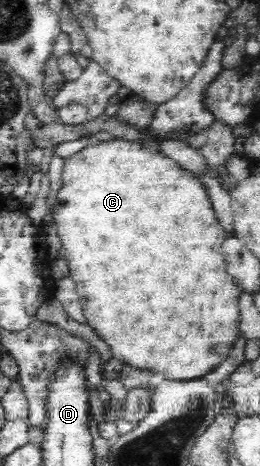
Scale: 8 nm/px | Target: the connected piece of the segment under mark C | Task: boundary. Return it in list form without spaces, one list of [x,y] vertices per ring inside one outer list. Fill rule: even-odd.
[[[111,139],[101,141],[94,146],[85,146],[65,159],[62,174],[63,187],[57,192],[53,206],[53,222],[62,244],[61,257],[67,260],[69,277],[74,281],[82,306],[81,312],[85,324],[91,327],[95,336],[108,346],[110,356],[133,368],[148,371],[149,374],[164,374],[165,379],[174,382],[201,380],[217,368],[231,352],[231,344],[239,338],[240,308],[239,298],[242,291],[233,276],[227,274],[221,242],[227,236],[226,230],[219,224],[203,187],[196,176],[179,166],[179,163],[160,150],[151,146],[139,146],[136,141]]]

